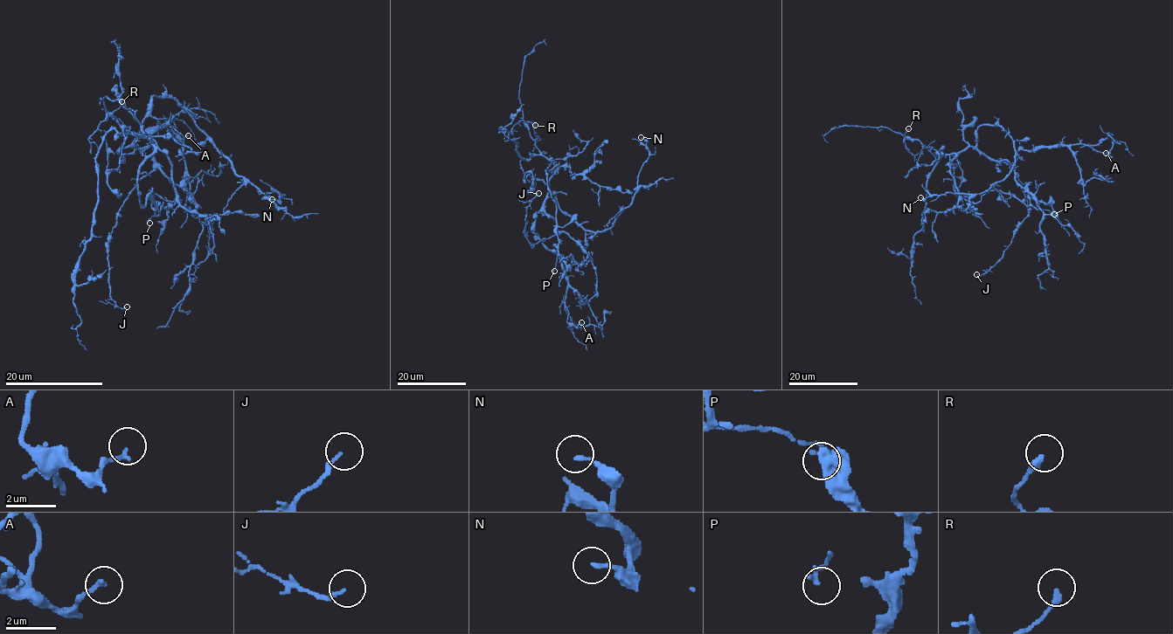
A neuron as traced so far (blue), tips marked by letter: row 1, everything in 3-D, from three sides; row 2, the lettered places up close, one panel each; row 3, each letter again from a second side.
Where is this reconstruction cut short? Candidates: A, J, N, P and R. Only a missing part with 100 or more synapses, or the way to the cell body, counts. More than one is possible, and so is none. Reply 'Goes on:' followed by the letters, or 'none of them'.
Goes on: none of them

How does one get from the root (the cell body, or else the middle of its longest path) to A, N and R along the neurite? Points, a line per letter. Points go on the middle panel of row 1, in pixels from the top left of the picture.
A: (549, 187), (545, 202), (536, 217), (534, 231), (559, 260), (567, 283), (566, 321), (575, 326), (581, 322)
N: (549, 187), (558, 207), (584, 229), (605, 231), (636, 189), (638, 172), (648, 156), (641, 137)
R: (549, 187), (554, 165), (539, 151), (530, 134), (528, 123), (531, 121), (535, 125)

